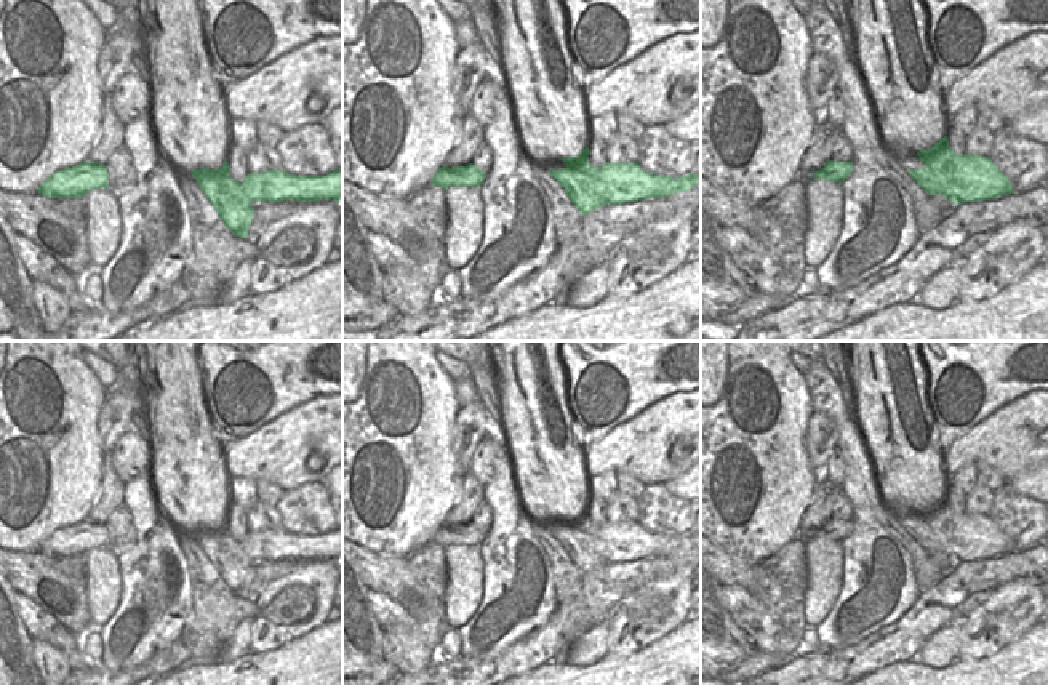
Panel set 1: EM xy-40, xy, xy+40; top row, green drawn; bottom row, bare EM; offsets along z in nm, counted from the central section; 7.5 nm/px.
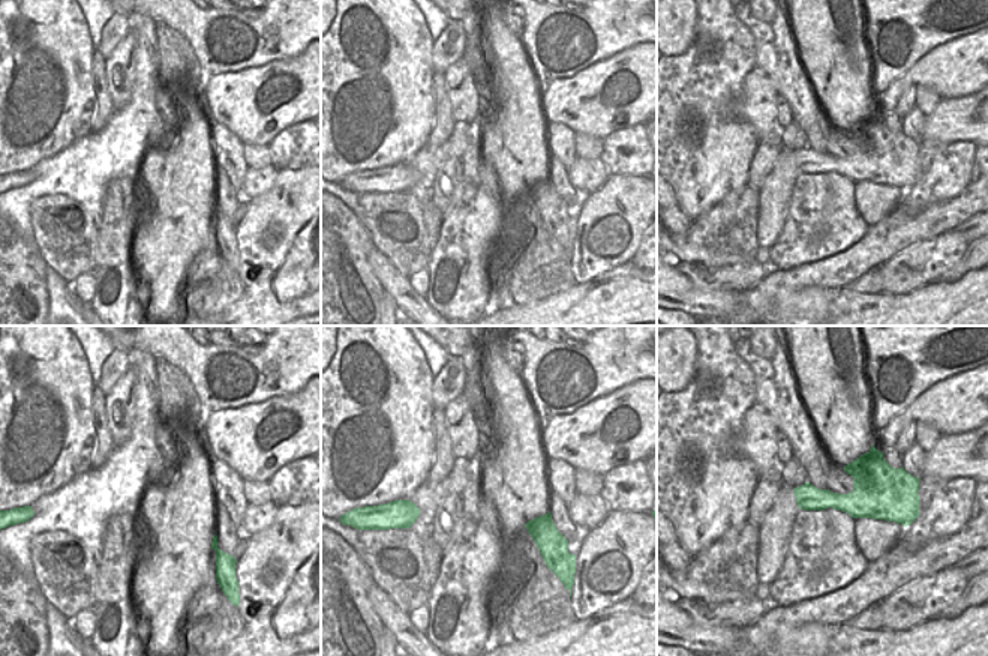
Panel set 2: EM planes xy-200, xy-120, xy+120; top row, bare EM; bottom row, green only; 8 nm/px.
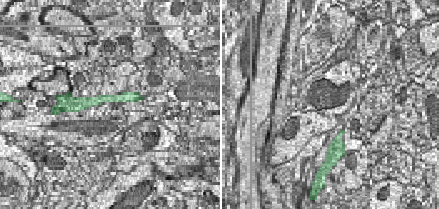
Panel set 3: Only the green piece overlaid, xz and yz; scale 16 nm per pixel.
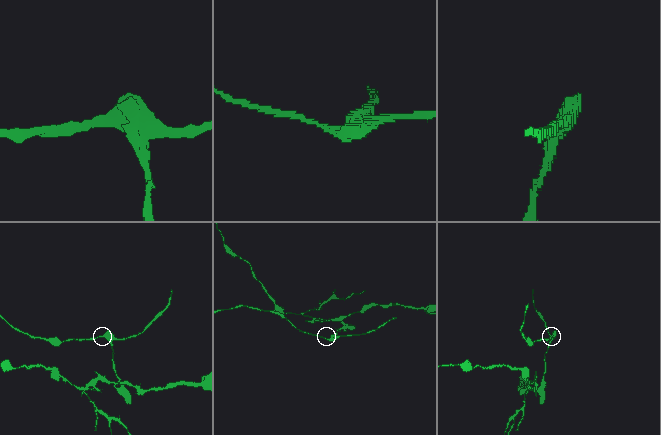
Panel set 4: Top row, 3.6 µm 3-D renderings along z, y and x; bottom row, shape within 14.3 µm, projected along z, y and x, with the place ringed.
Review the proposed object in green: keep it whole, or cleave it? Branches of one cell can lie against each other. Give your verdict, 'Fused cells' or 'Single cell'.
Fused cells.

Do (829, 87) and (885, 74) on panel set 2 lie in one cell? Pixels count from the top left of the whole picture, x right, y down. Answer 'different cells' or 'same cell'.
different cells

